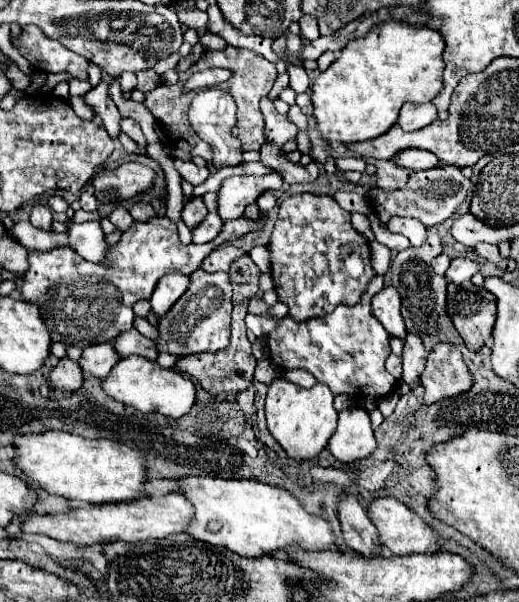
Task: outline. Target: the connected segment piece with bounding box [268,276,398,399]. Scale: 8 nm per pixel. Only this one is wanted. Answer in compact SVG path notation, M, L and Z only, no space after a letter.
M374 276L368 282L366 292L356 306L338 306L332 314L312 318L306 322L296 322L290 316L284 316L282 320L278 320L278 326L268 336L268 348L270 348L272 362L278 364L278 358L280 358L280 366L284 366L286 370L292 370L292 368L308 370L318 382L326 384L334 396L336 394L363 394L371 398L382 399L393 392L398 381L386 371L384 365L391 353L390 336L370 312L370 300L382 288L384 288L382 276Z

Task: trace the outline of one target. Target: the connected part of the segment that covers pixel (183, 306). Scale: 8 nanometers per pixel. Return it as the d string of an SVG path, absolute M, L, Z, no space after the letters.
M196 270L190 274L190 288L172 310L160 320L160 340L158 350L168 350L170 354L200 354L200 352L218 352L230 342L230 314L232 314L232 284L226 272L208 274Z

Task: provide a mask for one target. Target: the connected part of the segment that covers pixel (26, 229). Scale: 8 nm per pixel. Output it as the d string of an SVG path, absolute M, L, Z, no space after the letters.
M16 222L10 234L28 250L50 250L52 246L68 246L66 234L52 234L34 228L30 222Z

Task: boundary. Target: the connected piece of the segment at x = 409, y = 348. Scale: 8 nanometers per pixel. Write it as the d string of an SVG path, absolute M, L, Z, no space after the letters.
M408 332L404 338L404 352L402 352L402 362L404 362L404 382L414 386L426 366L426 356L428 350L424 348L420 336Z

